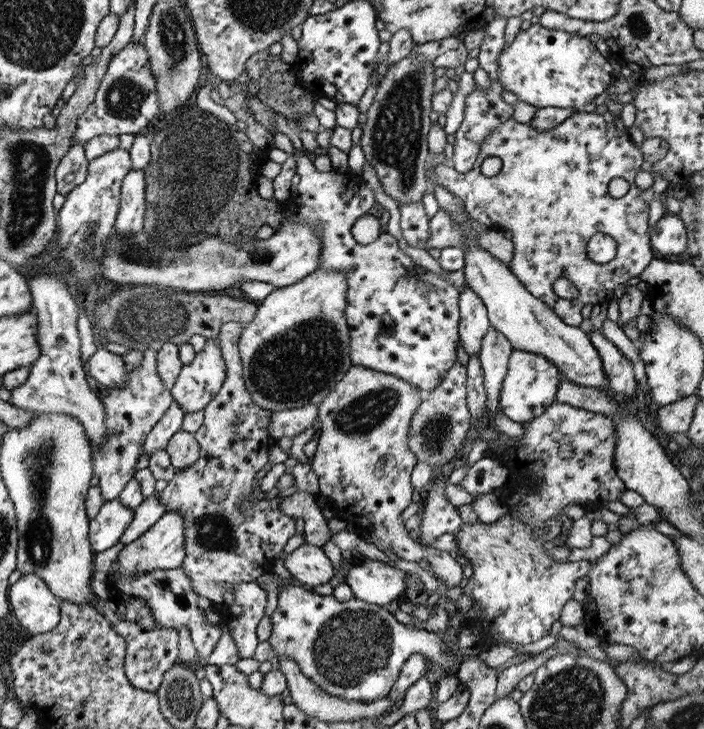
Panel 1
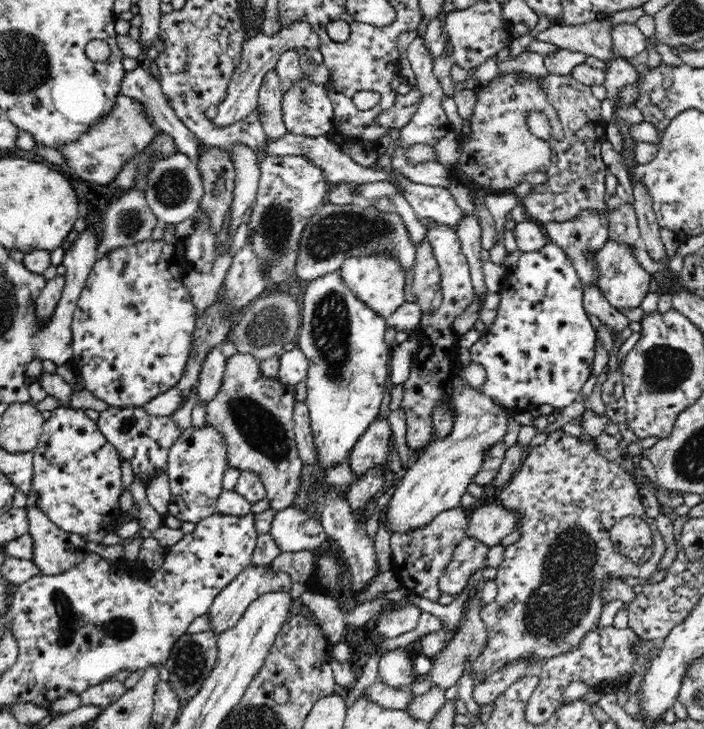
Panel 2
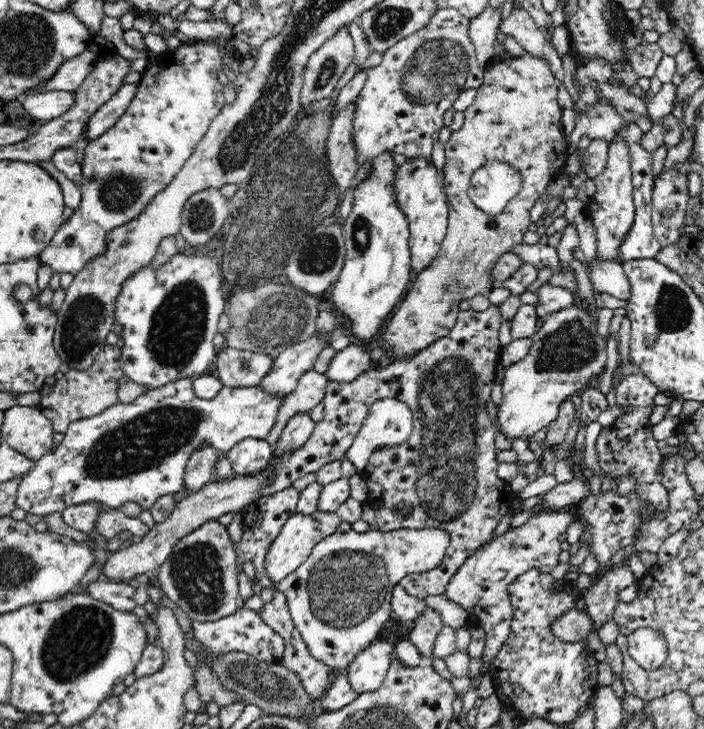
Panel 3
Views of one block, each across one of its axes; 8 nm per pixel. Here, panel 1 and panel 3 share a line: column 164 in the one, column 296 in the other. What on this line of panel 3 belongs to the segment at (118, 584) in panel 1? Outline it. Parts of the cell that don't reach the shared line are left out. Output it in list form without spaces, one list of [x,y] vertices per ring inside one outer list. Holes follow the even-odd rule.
[[[439,525],[428,528],[396,528],[388,532],[378,528],[363,533],[354,529],[345,533],[338,530],[318,542],[306,562],[276,583],[276,590],[287,599],[291,619],[312,657],[326,663],[333,671],[339,671],[352,664],[358,653],[378,638],[382,626],[392,614],[392,594],[399,582],[405,576],[438,568],[446,556],[450,541],[449,532]]]

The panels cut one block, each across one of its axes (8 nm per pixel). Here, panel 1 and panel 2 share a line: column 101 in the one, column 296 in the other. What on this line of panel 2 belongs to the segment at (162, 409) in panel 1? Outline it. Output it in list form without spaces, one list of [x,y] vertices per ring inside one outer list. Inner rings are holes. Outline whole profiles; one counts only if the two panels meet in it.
[[[237,353],[227,360],[223,382],[216,397],[208,402],[206,423],[214,425],[226,437],[230,467],[258,472],[266,485],[270,507],[281,511],[294,504],[305,486],[294,430],[295,393],[277,377],[263,376],[261,362],[252,354]]]

